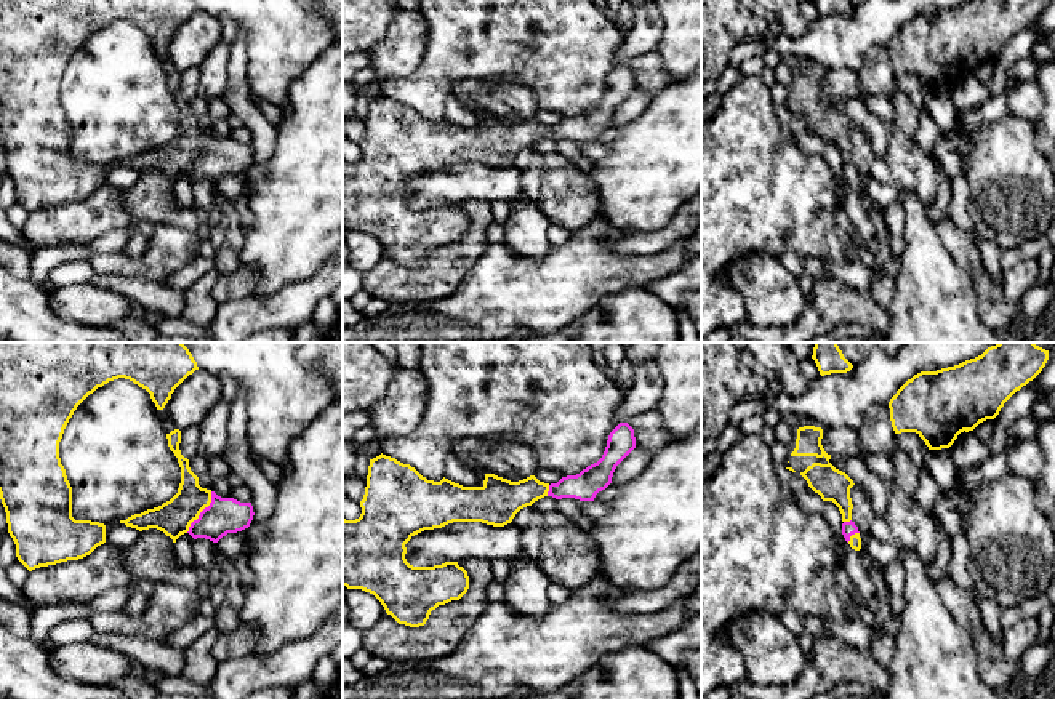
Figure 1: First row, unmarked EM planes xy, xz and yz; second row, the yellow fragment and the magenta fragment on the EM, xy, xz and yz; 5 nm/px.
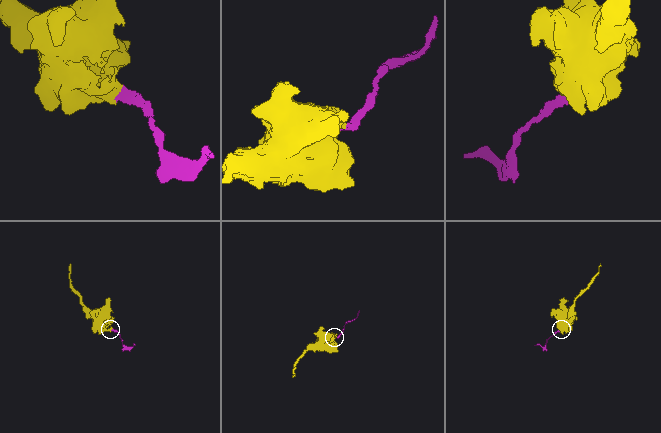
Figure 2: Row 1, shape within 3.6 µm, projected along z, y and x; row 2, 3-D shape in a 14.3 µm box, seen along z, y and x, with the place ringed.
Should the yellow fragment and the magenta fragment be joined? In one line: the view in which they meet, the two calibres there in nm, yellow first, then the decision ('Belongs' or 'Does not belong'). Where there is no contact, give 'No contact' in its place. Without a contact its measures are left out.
Touches yellow in xy. Thickness 180 nm (yellow) against 180 nm. Belongs

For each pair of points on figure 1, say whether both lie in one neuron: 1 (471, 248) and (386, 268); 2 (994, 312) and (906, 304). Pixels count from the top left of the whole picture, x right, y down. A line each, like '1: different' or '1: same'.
1: same
2: different

